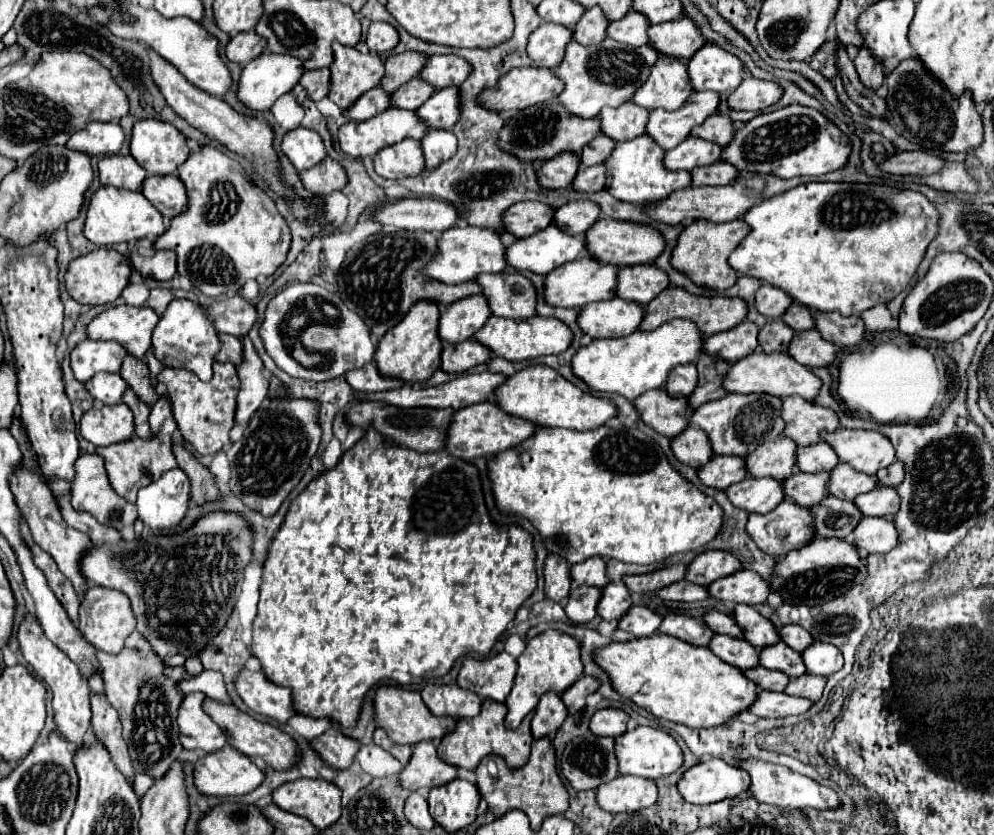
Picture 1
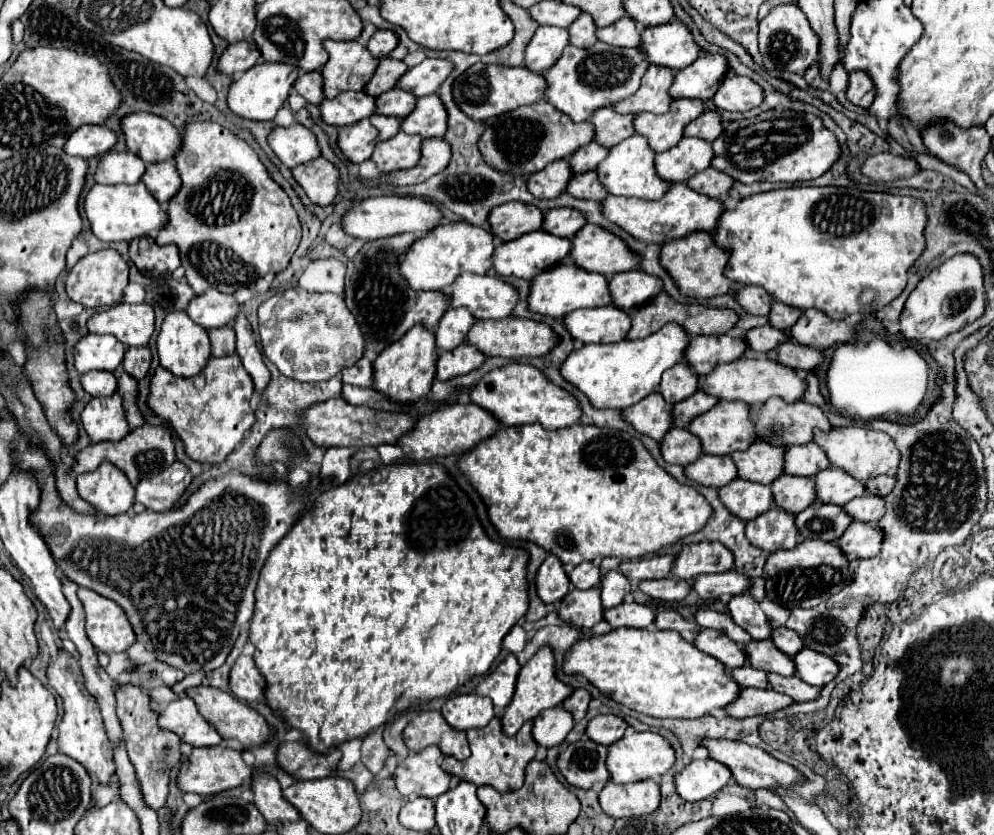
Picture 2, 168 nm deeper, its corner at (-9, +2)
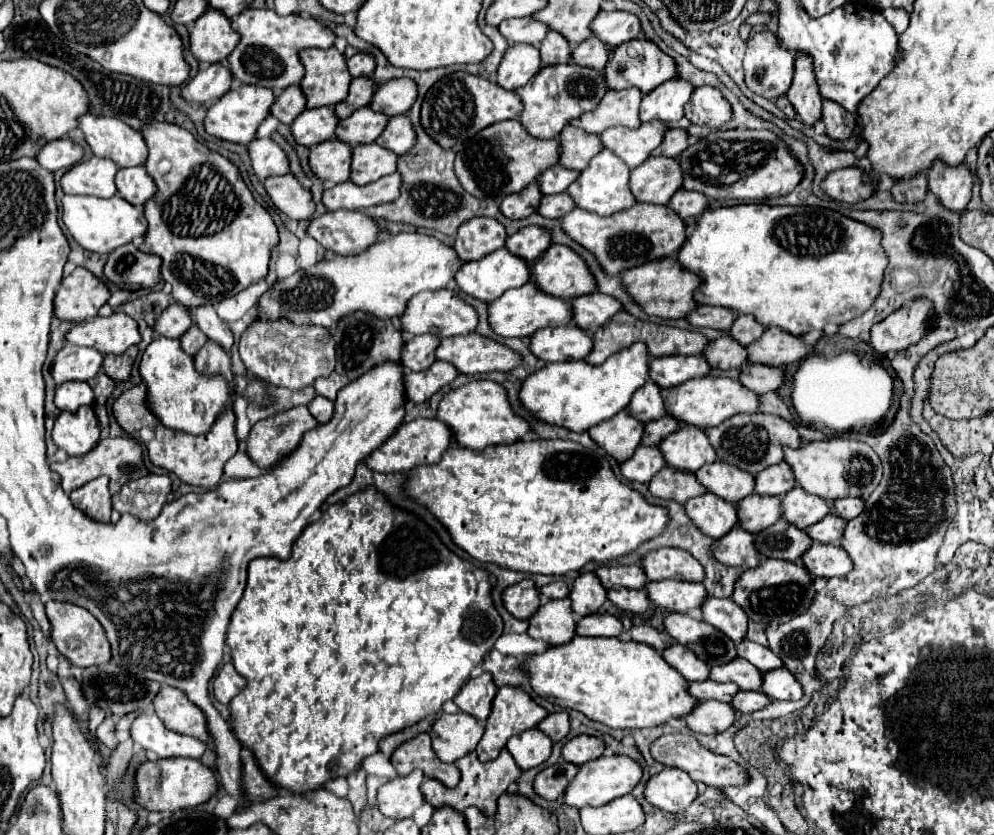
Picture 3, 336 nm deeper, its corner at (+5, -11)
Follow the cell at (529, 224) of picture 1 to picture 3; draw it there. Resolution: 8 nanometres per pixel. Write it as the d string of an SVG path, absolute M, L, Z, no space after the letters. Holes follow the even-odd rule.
M472 218L456 232L454 250L462 262L484 258L506 242L504 226L494 218Z

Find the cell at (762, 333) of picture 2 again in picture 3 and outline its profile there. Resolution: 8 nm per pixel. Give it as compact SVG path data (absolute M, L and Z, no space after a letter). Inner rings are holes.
M720 336L720 338L708 342L702 356L706 358L710 368L728 370L728 368L740 368L742 364L746 364L748 354L746 354L744 346L738 344L736 340L732 340L730 336Z

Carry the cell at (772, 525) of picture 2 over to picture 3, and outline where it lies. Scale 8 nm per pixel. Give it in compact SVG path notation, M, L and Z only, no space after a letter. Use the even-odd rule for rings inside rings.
M734 526L726 536L712 542L712 556L726 566L734 566L742 570L758 566L754 536L738 526Z

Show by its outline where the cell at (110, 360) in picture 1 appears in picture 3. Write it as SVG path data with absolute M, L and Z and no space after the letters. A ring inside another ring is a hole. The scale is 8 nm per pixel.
M66 344L56 354L50 374L52 374L56 384L70 382L70 380L88 382L102 368L102 360L104 360L104 356L98 350Z

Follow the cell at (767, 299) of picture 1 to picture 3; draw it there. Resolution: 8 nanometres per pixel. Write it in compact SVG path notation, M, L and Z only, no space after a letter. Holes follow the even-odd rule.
M696 306L694 312L690 312L686 316L686 320L688 320L688 324L698 326L698 328L714 328L714 330L726 332L734 322L734 314L728 312L728 308Z

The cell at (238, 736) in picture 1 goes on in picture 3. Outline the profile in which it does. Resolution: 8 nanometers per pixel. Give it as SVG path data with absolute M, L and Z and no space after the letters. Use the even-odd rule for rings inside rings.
M162 686L158 690L158 696L152 700L152 706L158 718L172 732L188 734L202 742L210 742L210 736L206 732L204 712L196 704L192 704L182 690L172 686Z

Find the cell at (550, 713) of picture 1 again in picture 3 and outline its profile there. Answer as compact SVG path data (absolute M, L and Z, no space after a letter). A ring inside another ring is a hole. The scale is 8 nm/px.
M530 728L510 738L506 744L506 750L512 754L512 758L522 770L530 770L548 760L552 742L538 728Z

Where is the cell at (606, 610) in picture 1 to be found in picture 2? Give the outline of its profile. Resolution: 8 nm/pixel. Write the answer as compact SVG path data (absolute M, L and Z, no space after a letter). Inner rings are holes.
M610 571L600 585L602 591L602 607L610 609L610 607L618 607L624 597L630 593L630 581L620 575L620 571Z

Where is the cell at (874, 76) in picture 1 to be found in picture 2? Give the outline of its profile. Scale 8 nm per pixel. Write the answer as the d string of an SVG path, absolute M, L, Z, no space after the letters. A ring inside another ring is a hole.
M852 71L850 85L848 85L848 99L854 105L868 109L872 105L874 95L876 95L876 89L872 87L872 79L868 79L868 75L864 75L864 71Z

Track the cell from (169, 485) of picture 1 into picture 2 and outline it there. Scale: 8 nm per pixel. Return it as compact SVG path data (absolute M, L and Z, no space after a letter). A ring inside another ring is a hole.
M176 461L162 473L150 479L142 479L136 487L136 501L146 505L146 509L156 513L166 513L168 509L174 509L192 483L190 469Z

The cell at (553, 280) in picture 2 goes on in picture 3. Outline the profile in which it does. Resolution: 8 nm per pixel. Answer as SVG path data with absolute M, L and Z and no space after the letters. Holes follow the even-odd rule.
M528 282L516 290L508 290L502 298L488 304L488 324L498 336L524 338L524 336L532 336L540 328L560 328L570 324L570 304L546 296L532 282Z

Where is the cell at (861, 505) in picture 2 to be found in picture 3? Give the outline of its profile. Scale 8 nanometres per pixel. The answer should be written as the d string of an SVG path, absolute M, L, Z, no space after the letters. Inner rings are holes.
M828 514L824 516L818 524L812 524L810 528L806 528L806 534L814 540L814 542L822 542L822 544L840 544L842 538L842 530L844 530L844 520Z

